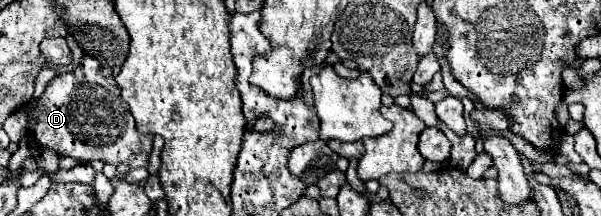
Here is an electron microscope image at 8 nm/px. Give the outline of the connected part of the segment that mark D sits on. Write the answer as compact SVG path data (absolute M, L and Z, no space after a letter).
M84 57L80 65L64 75L54 77L44 93L24 107L30 137L40 147L54 149L60 157L72 157L80 163L104 161L112 165L126 163L130 169L148 167L152 153L152 135L136 129L128 103L120 95L112 69L94 57Z

